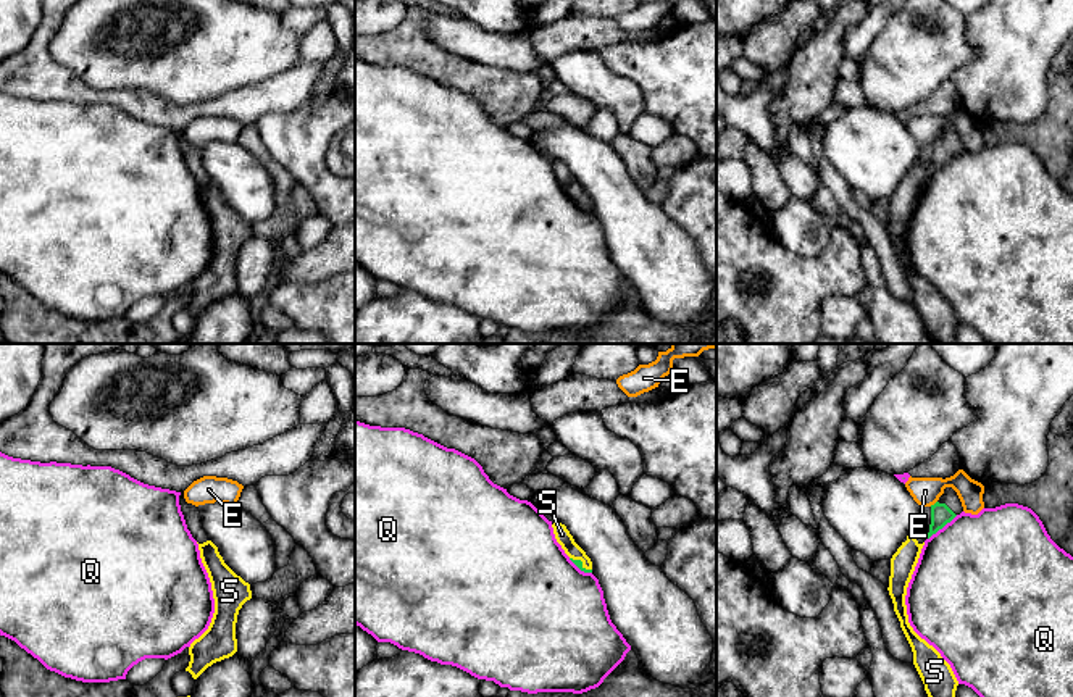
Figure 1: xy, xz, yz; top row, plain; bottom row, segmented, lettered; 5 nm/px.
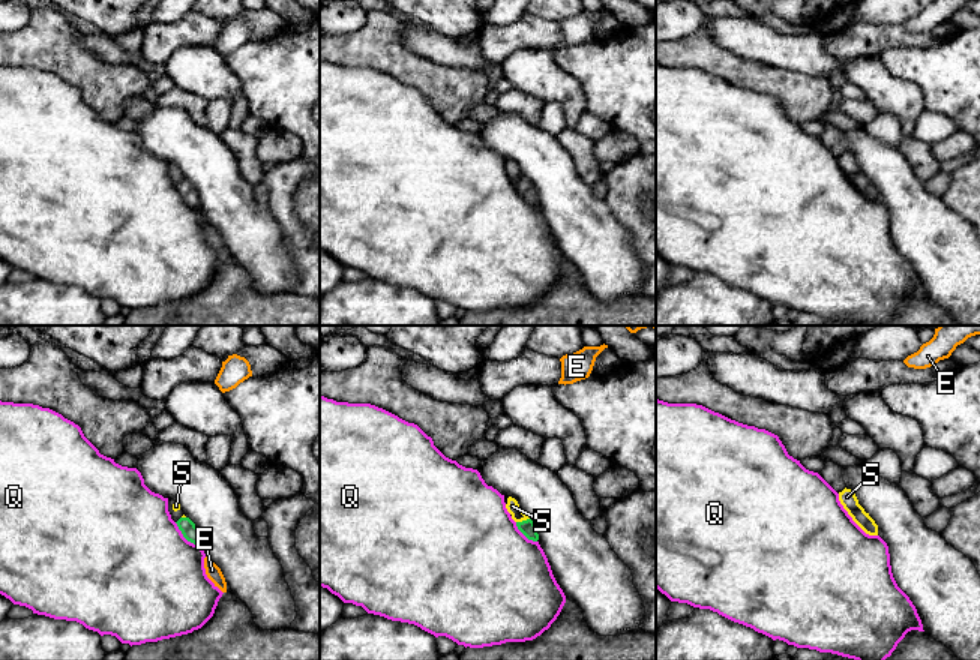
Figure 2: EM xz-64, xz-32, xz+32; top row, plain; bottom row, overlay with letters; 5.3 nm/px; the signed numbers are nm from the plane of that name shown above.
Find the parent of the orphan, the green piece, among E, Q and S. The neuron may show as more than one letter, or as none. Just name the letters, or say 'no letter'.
S

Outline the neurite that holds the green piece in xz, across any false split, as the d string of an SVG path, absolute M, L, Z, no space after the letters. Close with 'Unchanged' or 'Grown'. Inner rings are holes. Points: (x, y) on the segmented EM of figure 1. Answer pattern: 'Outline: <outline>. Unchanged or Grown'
Outline: M553 523L553 534L570 560L584 573L592 573L592 561L586 552L574 542L573 536L562 523Z. Grown

